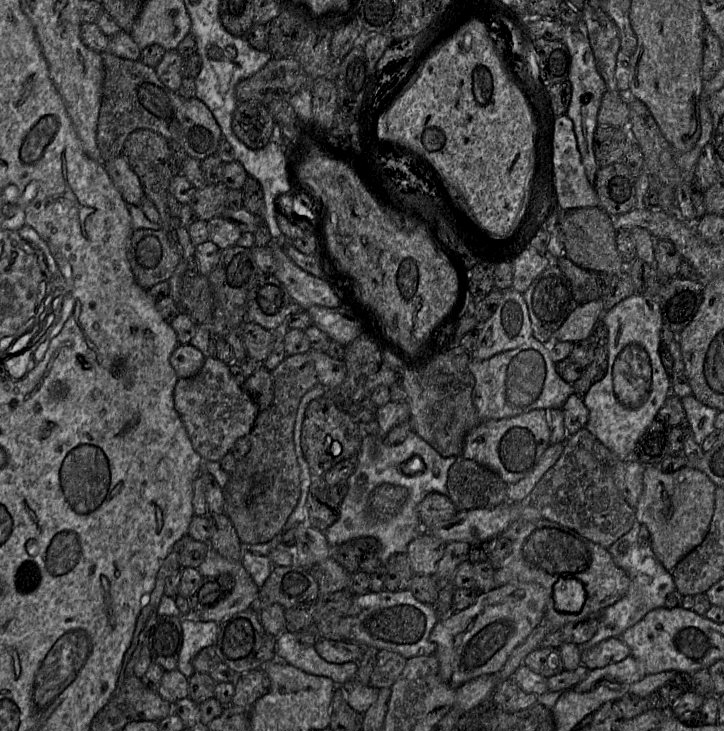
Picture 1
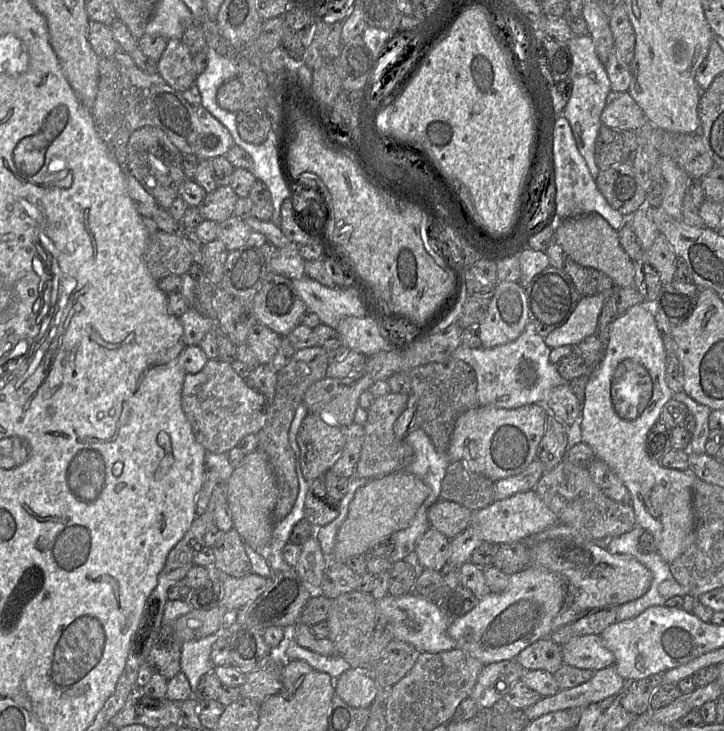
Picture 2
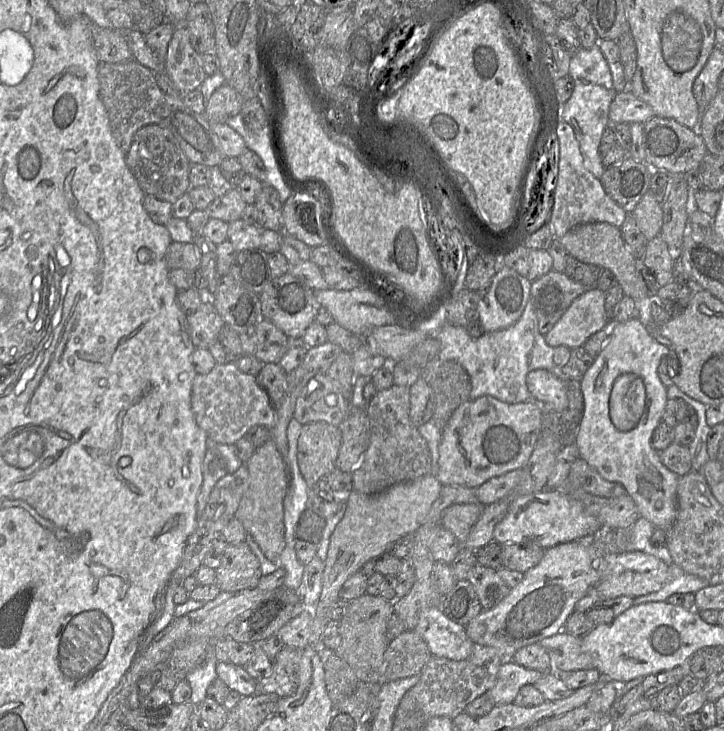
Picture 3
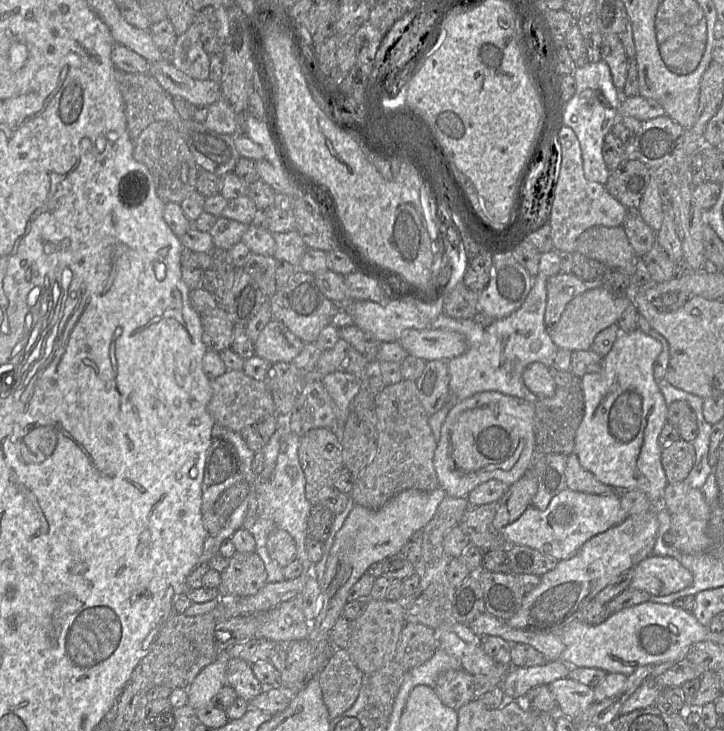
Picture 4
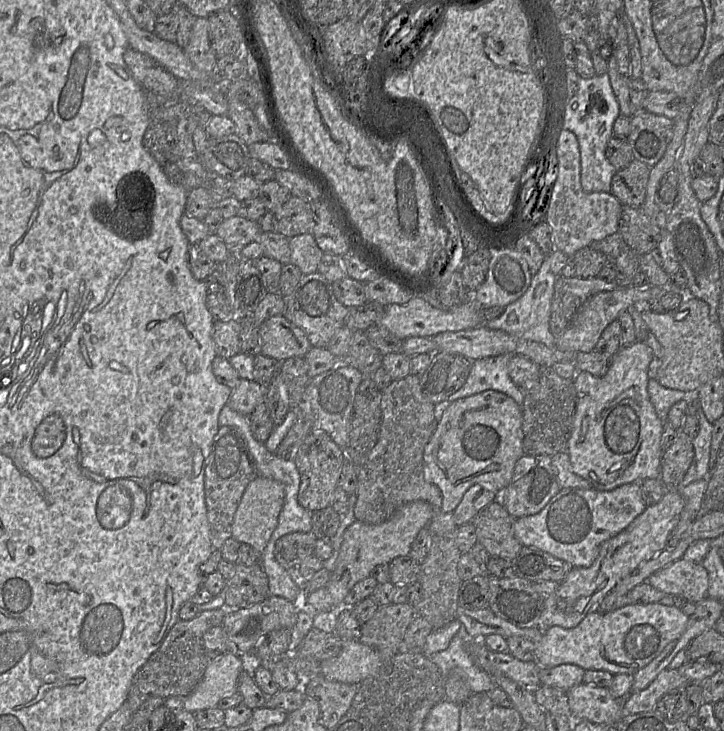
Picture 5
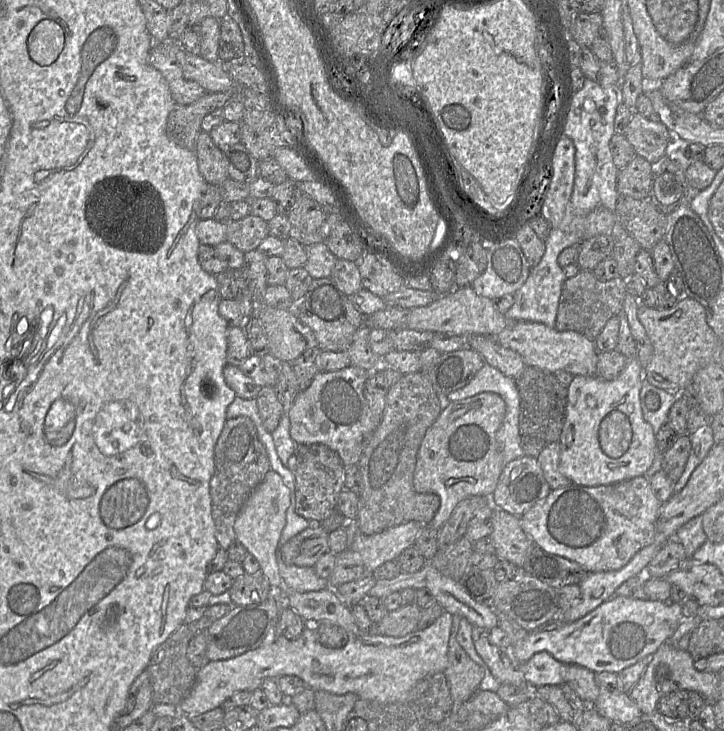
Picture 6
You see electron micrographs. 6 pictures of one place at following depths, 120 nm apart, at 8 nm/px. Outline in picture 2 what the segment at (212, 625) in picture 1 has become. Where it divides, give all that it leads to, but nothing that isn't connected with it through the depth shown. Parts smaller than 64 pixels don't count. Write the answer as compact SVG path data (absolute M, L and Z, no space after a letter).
M212 634L199 640L183 642L180 656L180 671L185 674L192 690L192 696L197 689L201 677L212 672L214 665L210 659L212 645L218 639L219 634Z

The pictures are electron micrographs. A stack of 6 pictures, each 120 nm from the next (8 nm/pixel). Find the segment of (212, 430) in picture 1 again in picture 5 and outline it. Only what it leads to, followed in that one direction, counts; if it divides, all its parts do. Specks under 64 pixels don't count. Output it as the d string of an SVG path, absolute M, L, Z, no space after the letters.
M240 378L239 383L231 389L225 405L235 412L250 416L256 406L265 402L266 387L255 380Z

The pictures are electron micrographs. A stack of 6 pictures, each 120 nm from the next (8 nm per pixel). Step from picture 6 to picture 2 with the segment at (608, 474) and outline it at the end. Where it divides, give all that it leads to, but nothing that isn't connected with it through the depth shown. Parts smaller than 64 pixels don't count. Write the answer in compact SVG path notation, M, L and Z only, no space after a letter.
M644 302L619 314L611 325L604 354L590 371L585 388L582 416L576 427L576 440L589 445L598 460L606 463L620 478L631 496L636 525L654 536L657 552L669 564L678 558L694 540L695 519L692 507L692 486L696 475L687 470L664 468L649 457L646 440L652 426L660 420L664 405L673 398L666 382L666 351L662 334L656 325L653 307Z

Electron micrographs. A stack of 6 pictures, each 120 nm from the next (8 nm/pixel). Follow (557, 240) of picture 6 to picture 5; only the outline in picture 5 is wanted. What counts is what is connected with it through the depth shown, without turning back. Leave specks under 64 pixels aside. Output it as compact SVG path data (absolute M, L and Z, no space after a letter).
M546 255L540 269L532 276L526 292L516 301L508 304L499 317L483 324L491 329L503 330L519 340L531 340L554 346L556 337L550 330L550 314L554 284L558 276L551 271L550 255Z

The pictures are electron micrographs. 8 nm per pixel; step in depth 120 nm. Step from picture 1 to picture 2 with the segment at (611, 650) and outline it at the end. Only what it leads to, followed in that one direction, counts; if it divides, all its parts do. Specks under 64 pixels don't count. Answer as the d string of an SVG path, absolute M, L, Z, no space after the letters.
M600 635L573 636L561 650L563 663L580 669L599 671L615 662Z

